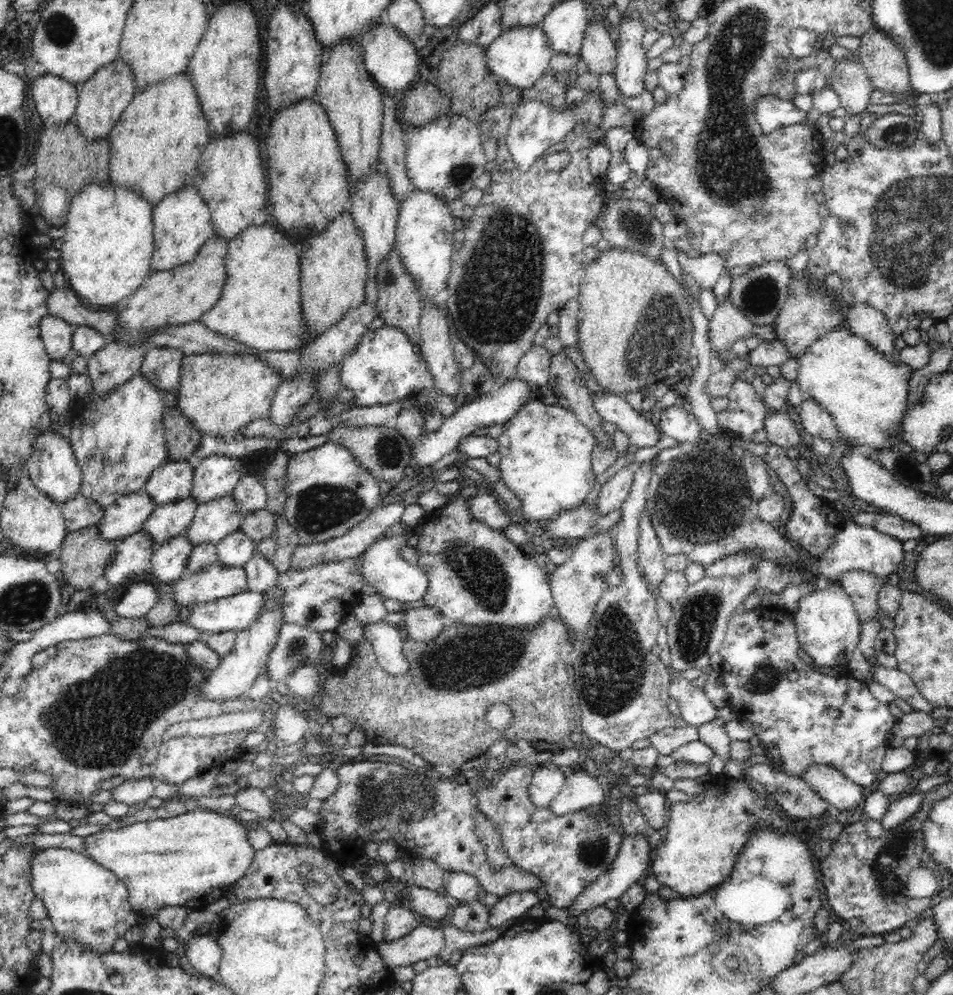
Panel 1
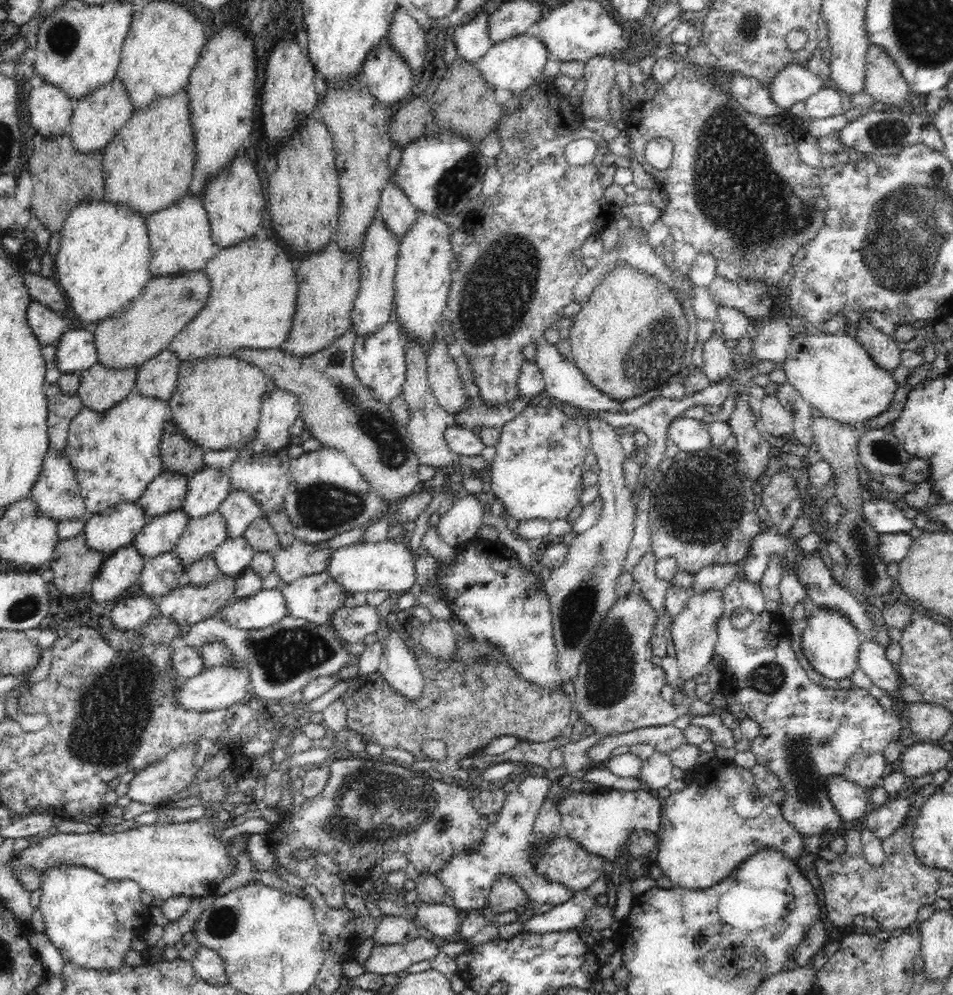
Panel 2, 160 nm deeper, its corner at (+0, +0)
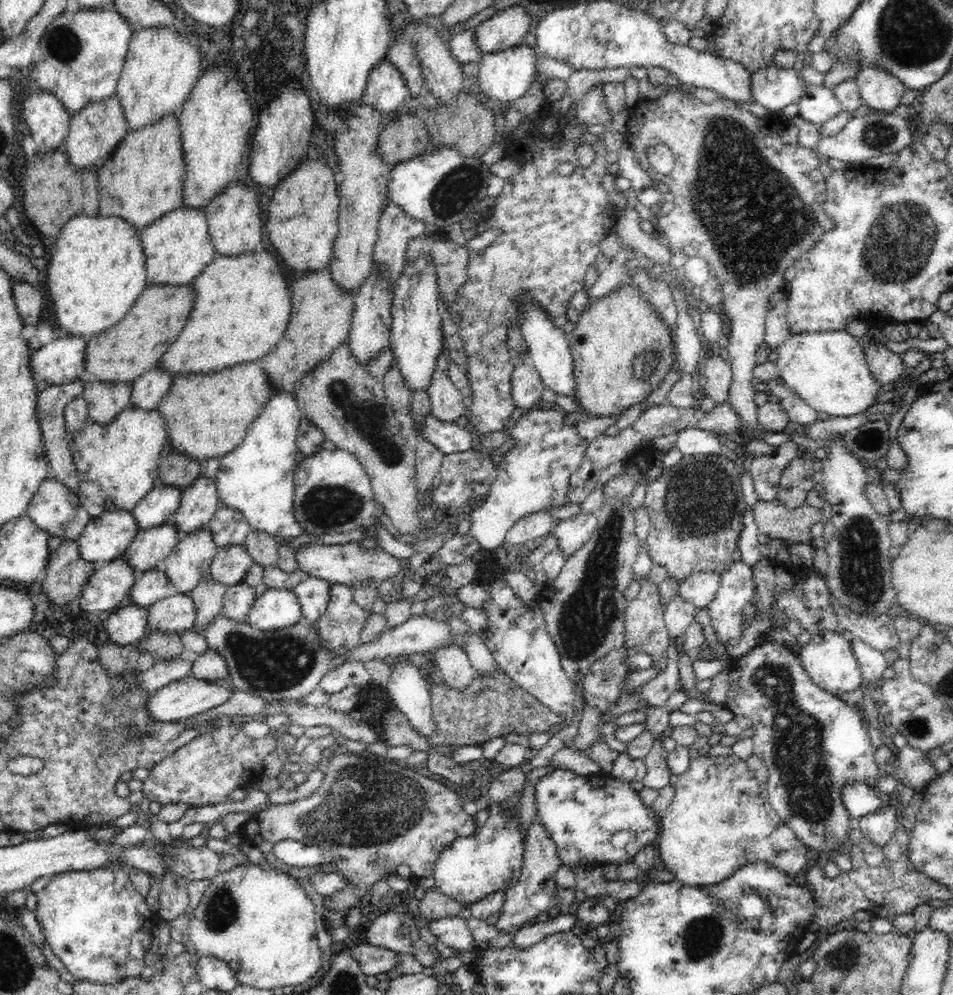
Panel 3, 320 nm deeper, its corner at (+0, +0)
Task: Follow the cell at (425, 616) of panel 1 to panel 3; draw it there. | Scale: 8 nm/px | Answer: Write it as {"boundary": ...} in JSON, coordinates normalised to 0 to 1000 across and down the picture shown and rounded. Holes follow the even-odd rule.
{"boundary":[[[478,648],[451,656],[452,663],[462,672],[464,685],[474,692],[489,692],[498,683],[498,672],[488,654]]]}

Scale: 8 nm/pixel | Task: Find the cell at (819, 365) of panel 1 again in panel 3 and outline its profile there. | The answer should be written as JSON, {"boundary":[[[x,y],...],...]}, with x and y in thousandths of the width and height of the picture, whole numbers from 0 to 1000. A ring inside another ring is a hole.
{"boundary":[[[888,331],[830,335],[815,348],[817,379],[848,408],[857,414],[867,414],[870,420],[902,416],[918,405],[924,389],[912,373],[907,342]]]}

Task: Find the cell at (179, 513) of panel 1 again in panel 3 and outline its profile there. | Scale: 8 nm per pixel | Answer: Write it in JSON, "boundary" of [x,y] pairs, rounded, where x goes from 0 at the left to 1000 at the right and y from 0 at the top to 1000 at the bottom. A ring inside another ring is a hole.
{"boundary":[[[180,524],[157,533],[146,533],[129,561],[140,571],[143,581],[147,581],[150,575],[171,568],[187,544],[187,534]]]}

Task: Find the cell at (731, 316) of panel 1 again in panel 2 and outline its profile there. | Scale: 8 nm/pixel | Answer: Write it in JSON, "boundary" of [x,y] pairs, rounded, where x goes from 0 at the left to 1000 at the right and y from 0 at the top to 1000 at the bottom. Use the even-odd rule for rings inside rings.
{"boundary":[[[749,332],[747,340],[738,345],[737,372],[746,386],[760,382],[769,368],[769,354],[768,351],[762,349],[761,343],[760,337],[751,339]]]}

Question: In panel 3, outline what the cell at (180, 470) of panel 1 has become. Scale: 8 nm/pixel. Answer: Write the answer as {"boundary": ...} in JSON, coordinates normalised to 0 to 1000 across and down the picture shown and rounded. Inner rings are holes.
{"boundary":[[[165,485],[137,514],[146,533],[157,533],[179,525],[182,517],[187,513],[190,498],[191,492],[188,490]]]}

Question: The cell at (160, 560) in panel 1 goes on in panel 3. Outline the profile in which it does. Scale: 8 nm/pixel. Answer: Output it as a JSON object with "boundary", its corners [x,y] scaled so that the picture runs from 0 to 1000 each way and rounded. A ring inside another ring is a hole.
{"boundary":[[[170,568],[162,573],[155,573],[143,581],[136,594],[139,607],[155,611],[165,603],[183,595]]]}

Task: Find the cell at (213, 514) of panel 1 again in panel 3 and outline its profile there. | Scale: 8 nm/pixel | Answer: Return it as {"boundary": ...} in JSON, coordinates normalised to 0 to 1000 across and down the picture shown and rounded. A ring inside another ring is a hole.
{"boundary":[[[217,529],[188,541],[178,559],[171,564],[171,572],[183,595],[198,596],[219,575],[228,554]]]}

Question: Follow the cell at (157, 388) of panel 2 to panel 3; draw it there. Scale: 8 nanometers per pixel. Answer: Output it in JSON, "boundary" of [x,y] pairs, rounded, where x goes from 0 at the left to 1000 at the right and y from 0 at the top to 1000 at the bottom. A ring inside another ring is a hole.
{"boundary":[[[167,367],[145,378],[140,384],[137,407],[149,412],[162,412],[176,396],[183,376]]]}

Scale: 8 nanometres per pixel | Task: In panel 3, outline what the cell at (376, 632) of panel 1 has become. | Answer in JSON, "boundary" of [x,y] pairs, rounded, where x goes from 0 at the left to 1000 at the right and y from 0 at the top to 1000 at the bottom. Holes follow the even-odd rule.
{"boundary":[[[423,662],[409,670],[412,675],[405,695],[410,698],[410,707],[426,719],[429,729],[442,741],[455,740],[451,693],[441,671]]]}

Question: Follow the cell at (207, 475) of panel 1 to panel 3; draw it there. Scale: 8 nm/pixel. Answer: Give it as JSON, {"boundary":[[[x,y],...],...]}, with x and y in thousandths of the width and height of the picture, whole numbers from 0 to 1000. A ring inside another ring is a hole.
{"boundary":[[[211,477],[191,492],[187,513],[180,519],[180,526],[188,541],[199,535],[208,535],[222,523],[231,511],[226,479]]]}

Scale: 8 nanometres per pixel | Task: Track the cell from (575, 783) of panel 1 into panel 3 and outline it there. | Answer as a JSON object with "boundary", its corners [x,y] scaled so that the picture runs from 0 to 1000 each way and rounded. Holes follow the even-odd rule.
{"boundary":[[[559,824],[551,840],[550,849],[546,882],[539,890],[530,895],[531,907],[529,907],[525,921],[518,929],[522,937],[527,937],[527,939],[541,937],[550,929],[552,930],[552,927],[559,927],[565,919],[575,918],[577,913],[587,909],[583,898],[587,890],[582,887],[581,878],[590,868],[584,859],[583,849],[572,835],[572,830],[569,830],[563,824]]]}

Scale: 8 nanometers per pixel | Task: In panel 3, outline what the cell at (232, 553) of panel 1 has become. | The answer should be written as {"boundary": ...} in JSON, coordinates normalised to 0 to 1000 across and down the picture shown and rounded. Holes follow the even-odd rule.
{"boundary":[[[238,548],[228,552],[218,576],[225,585],[237,590],[248,589],[255,585],[265,566],[264,560],[255,548]]]}

